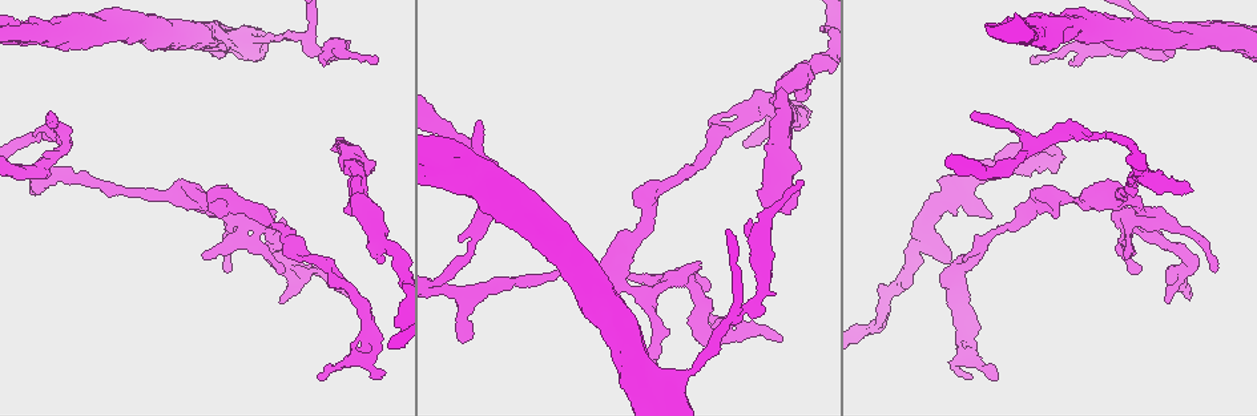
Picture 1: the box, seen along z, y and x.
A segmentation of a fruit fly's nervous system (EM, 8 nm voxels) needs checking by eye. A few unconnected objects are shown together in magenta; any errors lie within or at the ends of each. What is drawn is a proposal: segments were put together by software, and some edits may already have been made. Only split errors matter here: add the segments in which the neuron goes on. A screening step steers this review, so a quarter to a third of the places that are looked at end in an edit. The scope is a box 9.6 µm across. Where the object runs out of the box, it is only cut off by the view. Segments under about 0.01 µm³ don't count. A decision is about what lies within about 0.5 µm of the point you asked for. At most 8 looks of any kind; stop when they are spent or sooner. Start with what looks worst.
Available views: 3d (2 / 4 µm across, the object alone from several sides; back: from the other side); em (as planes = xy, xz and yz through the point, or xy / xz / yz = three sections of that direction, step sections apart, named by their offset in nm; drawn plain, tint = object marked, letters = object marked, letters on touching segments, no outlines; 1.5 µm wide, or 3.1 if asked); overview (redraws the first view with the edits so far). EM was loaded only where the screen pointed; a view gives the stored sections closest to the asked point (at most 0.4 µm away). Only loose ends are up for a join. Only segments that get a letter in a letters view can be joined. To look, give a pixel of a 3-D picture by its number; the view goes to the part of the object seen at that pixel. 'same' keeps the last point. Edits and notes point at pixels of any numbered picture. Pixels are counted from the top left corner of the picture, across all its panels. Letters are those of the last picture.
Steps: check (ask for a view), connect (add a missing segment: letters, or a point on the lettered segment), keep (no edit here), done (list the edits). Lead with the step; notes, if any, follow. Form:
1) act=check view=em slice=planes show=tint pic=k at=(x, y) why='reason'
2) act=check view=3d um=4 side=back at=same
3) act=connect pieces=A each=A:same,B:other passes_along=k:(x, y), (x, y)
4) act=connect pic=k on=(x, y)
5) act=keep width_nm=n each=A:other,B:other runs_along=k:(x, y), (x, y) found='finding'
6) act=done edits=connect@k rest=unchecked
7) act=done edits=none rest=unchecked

act=check view=em slice=planes show=letters pic=1 at=(322, 378)

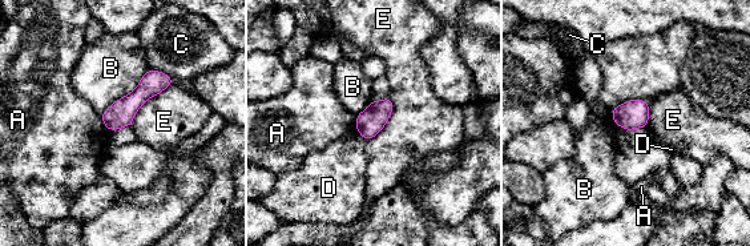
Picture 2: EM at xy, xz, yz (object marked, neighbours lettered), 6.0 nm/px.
act=keep each=A:other,B:other,C:other,D:other,E:other runs_along=2:(168, 80), (148, 87), (111, 126) found='no lettered segment goes on from it'

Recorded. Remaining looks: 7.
act=check view=em slice=xy step=8 show=tint pic=1 at=(1070, 65) why='branch stops here'

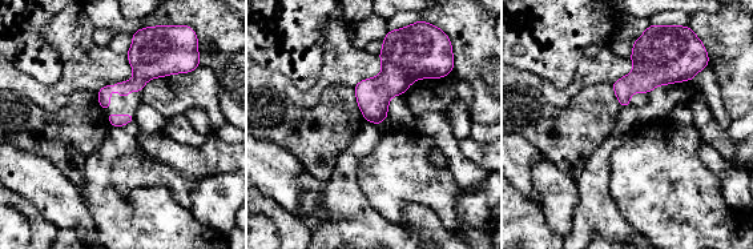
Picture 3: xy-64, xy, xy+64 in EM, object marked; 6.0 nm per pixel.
act=check view=em slice=planes show=letters at=same why='cut it another way'

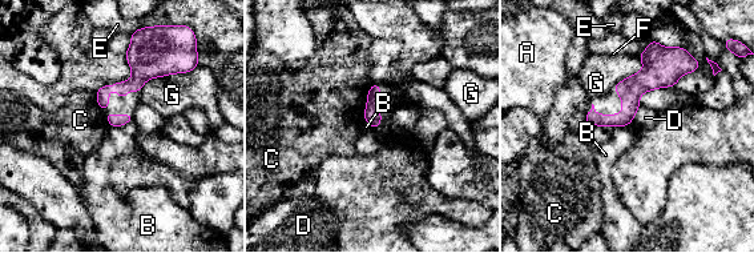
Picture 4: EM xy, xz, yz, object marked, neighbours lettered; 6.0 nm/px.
act=keep each=A:other,B:other,C:other,D:other,E:other,F:other,G:other border=4:(95, 93), (96, 103), (101, 111) found='no lettered segment goes on from it'

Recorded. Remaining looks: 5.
act=check view=em slice=xy step=4 show=tint pic=1 at=(1193, 190) why='branch stops here'

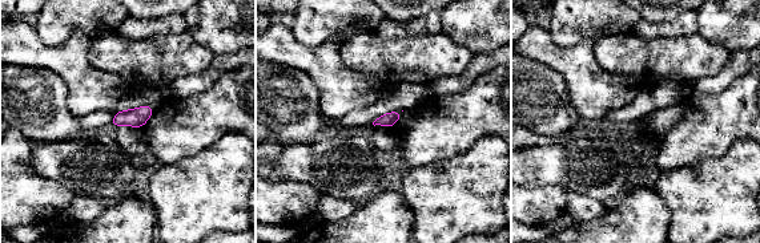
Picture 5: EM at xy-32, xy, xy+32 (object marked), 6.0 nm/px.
act=check view=em slice=planes show=letters at=same why='cut it another way'

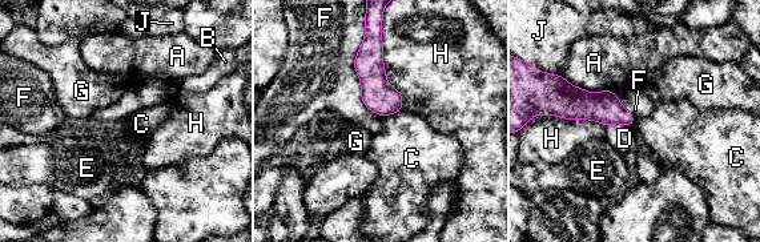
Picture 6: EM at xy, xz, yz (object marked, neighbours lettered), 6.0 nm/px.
act=keep longest_contact=F:550nm each=A:other,B:other,C:other,D:other,E:other,F:other,G:other,H:other,J:other border=6:(401, 109), (383, 117) found='no lettered segment goes on from it'

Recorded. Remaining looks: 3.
act=done edits=none rest=unchecked

